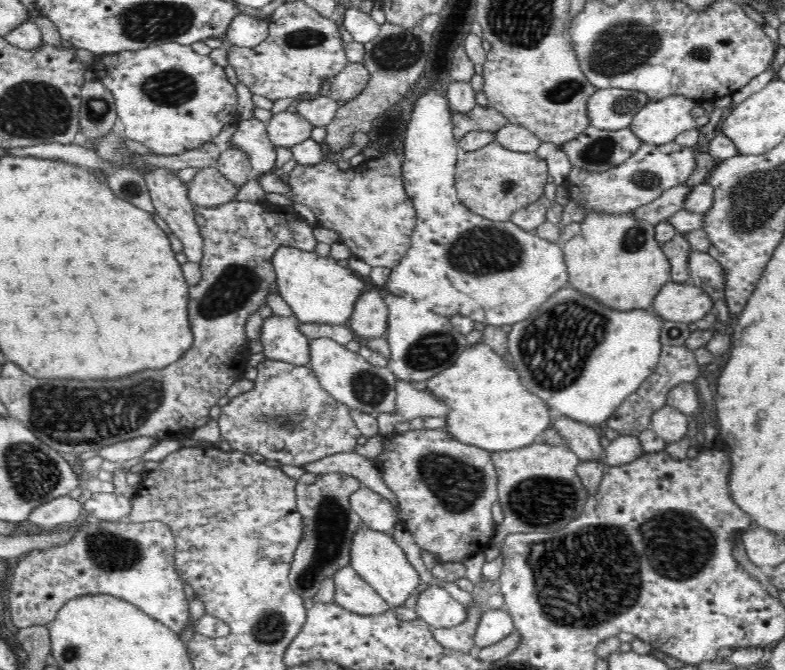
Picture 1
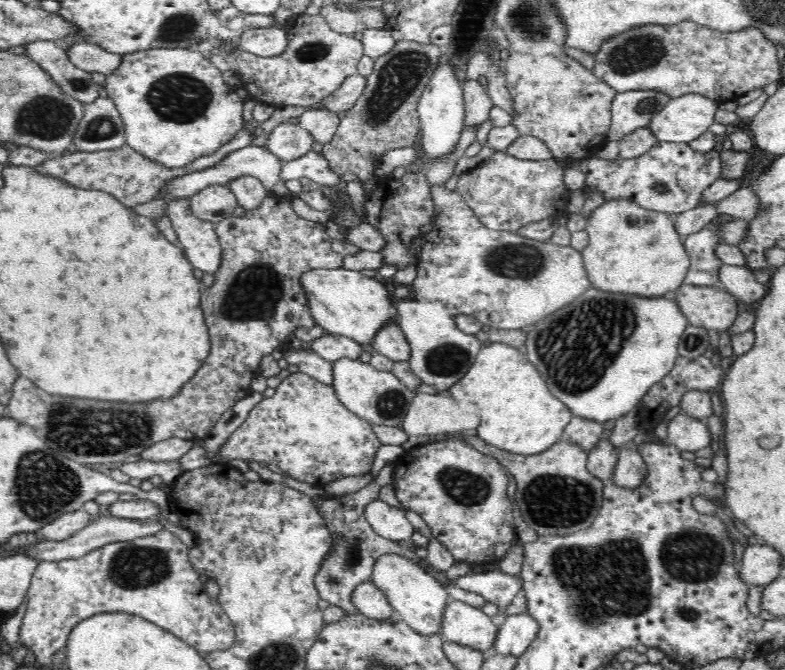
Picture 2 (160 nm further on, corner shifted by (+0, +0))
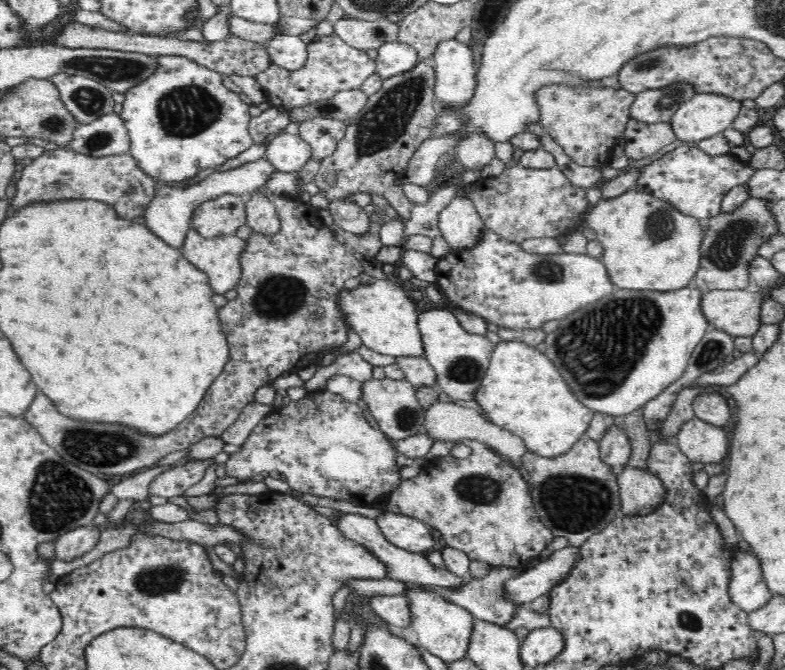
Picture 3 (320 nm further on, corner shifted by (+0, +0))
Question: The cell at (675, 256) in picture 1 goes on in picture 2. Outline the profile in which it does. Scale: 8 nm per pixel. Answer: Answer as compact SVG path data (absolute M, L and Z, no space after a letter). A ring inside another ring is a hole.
M718 214L700 232L690 233L683 238L683 250L690 259L686 276L683 277L684 283L694 286L718 286L718 270L723 264L720 257L714 255L716 244L722 243L718 235L718 224L733 219L736 218Z

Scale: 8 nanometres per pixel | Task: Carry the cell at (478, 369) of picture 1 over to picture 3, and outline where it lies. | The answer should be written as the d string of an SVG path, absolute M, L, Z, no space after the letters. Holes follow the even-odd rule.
M501 340L491 353L474 400L491 423L519 438L527 451L554 457L567 452L584 436L597 413L582 408L546 358L536 347L524 342Z

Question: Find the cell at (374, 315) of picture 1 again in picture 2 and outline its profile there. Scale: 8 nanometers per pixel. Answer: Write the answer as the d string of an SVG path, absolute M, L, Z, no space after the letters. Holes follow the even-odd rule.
M396 320L382 326L370 345L376 352L383 354L394 363L399 361L408 363L411 360L410 345Z

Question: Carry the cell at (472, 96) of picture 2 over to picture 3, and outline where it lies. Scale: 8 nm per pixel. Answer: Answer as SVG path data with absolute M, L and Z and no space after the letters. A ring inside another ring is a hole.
M470 132L454 146L454 155L466 170L484 170L495 156L495 144L483 132Z

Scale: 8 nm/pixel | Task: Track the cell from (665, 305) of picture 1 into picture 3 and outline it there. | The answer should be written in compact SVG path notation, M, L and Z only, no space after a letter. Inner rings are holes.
M749 288L702 291L699 310L706 322L731 337L752 337L762 326L760 308L765 299L765 294Z

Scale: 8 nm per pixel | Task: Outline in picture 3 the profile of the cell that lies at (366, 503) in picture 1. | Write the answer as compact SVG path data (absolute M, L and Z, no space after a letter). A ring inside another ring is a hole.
M384 508L383 511L375 522L386 539L398 548L422 555L439 548L438 543L434 541L432 527L425 522L401 513L390 512L389 509Z

